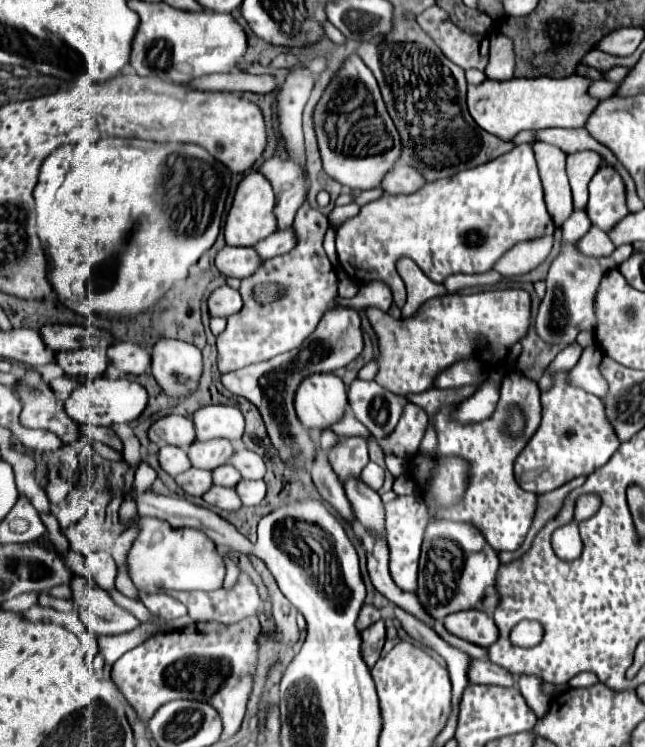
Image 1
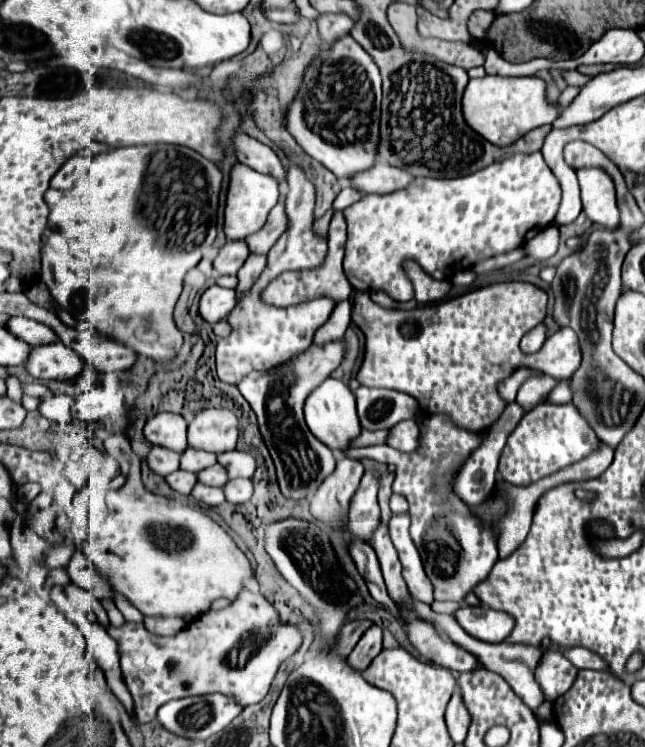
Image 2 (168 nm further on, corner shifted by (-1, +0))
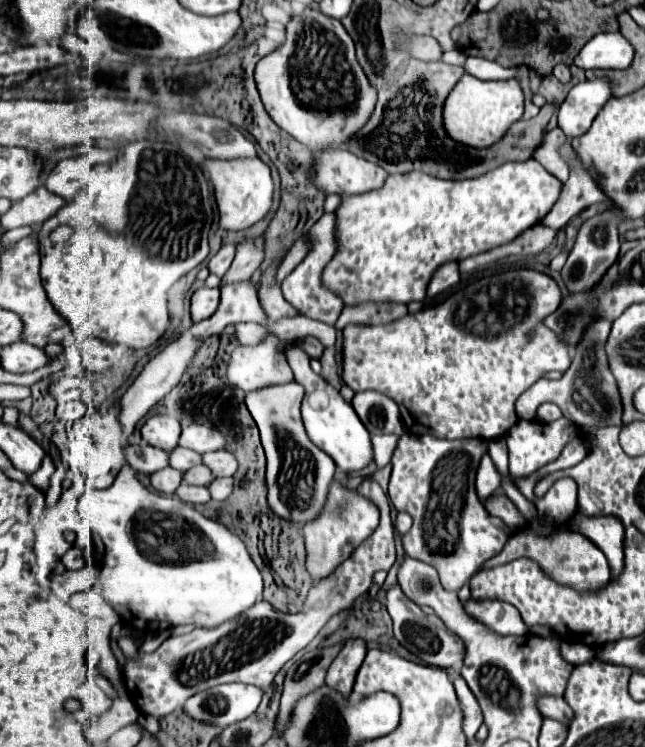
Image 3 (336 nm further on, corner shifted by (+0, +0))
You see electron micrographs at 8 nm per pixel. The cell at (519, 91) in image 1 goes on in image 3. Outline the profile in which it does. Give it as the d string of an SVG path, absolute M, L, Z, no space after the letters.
M464 74L462 80L454 86L454 90L450 92L450 100L446 100L446 132L450 132L450 136L454 136L454 140L462 142L462 144L470 144L474 148L488 148L496 142L500 142L504 138L504 134L508 132L508 128L518 122L524 114L524 92L518 80L478 80L470 74Z

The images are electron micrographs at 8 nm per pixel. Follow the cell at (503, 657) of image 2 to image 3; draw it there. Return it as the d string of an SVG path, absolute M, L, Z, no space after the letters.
M538 696L536 698L536 706L540 710L542 716L546 718L552 718L552 720L558 720L558 722L564 722L568 724L570 722L570 706L564 702L564 698L558 698L558 696Z

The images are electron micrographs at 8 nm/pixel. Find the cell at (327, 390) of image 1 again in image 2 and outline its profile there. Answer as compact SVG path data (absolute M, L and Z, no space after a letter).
M335 378L325 380L319 388L315 388L309 394L305 402L305 422L315 438L319 438L331 450L339 450L339 452L345 452L351 446L351 440L355 440L361 434L361 424L355 410L355 396L347 388L347 384Z

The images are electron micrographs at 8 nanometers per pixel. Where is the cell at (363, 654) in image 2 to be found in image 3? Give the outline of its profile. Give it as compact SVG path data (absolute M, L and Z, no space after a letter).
M362 638L348 640L342 652L338 654L338 658L332 662L326 676L326 684L330 684L332 688L338 688L338 692L342 694L350 694L366 652L368 652L366 640Z

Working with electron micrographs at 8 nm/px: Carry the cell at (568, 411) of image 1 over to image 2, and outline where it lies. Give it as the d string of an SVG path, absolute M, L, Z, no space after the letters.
M539 404L535 410L527 412L517 428L509 434L499 460L499 476L515 486L529 486L543 476L549 476L567 464L573 464L589 456L599 444L599 438L589 428L585 418L573 404Z

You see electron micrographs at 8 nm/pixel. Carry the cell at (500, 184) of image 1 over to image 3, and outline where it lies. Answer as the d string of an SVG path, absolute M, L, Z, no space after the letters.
M534 158L526 162L506 162L472 180L440 180L422 172L388 176L380 190L342 198L336 210L340 250L326 266L322 278L328 288L342 294L344 304L360 304L364 300L408 304L412 300L424 300L428 282L442 264L452 260L460 262L512 242L552 210L560 192L562 182Z

